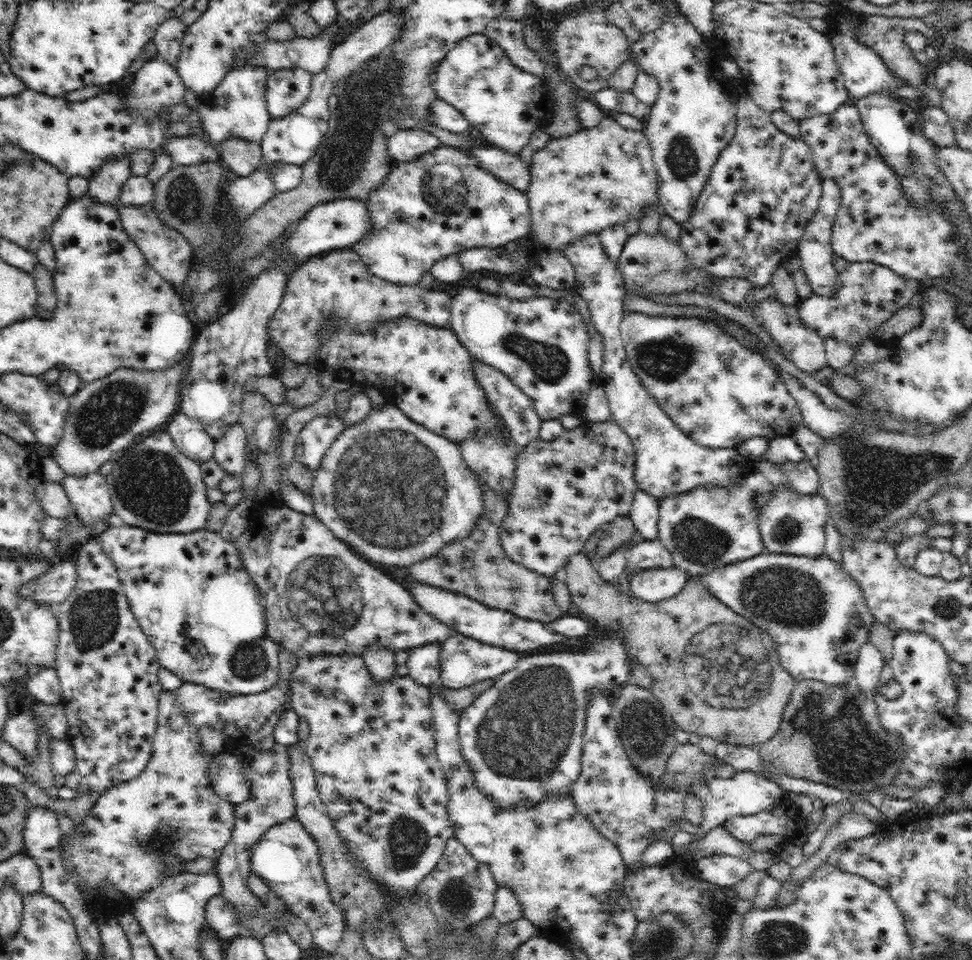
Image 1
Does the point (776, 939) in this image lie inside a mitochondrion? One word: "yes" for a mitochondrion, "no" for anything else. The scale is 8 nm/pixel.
yes

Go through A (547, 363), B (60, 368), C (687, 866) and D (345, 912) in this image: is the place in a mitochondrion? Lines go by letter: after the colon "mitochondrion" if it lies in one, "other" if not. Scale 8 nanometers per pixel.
A: mitochondrion
B: other
C: other
D: other

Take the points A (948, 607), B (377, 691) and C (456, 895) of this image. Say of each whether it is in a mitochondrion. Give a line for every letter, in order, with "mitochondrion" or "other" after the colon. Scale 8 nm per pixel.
A: mitochondrion
B: other
C: mitochondrion

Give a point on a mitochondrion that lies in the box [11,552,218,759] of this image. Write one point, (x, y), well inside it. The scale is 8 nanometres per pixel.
(95, 615)

